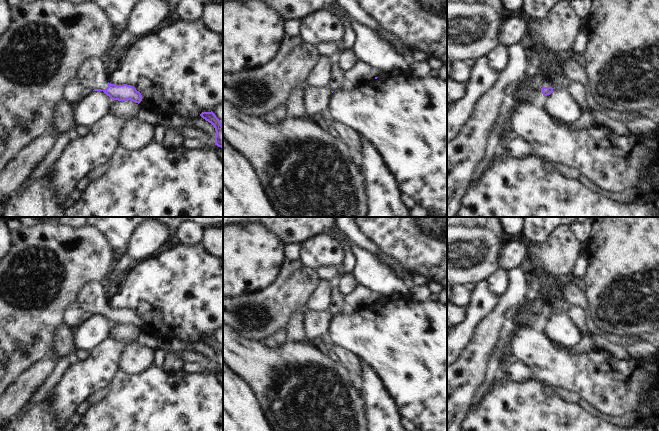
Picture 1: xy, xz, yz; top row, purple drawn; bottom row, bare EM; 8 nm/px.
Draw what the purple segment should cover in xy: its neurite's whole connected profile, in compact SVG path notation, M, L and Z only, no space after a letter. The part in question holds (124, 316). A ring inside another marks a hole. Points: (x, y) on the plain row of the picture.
M100 282L87 284L79 292L76 303L81 307L83 312L90 312L93 315L103 315L113 325L130 324L138 328L142 325L141 317L133 310L127 308L115 309L109 306L108 300L104 297Z

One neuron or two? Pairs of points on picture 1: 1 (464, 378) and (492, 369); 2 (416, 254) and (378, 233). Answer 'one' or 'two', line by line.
1: two
2: one

